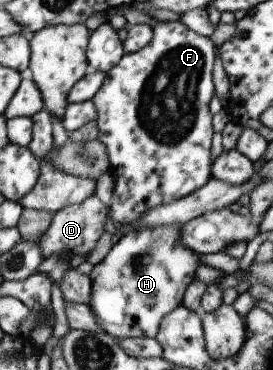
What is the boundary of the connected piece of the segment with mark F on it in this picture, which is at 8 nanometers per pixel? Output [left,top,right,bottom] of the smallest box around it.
[91,22,215,228]

